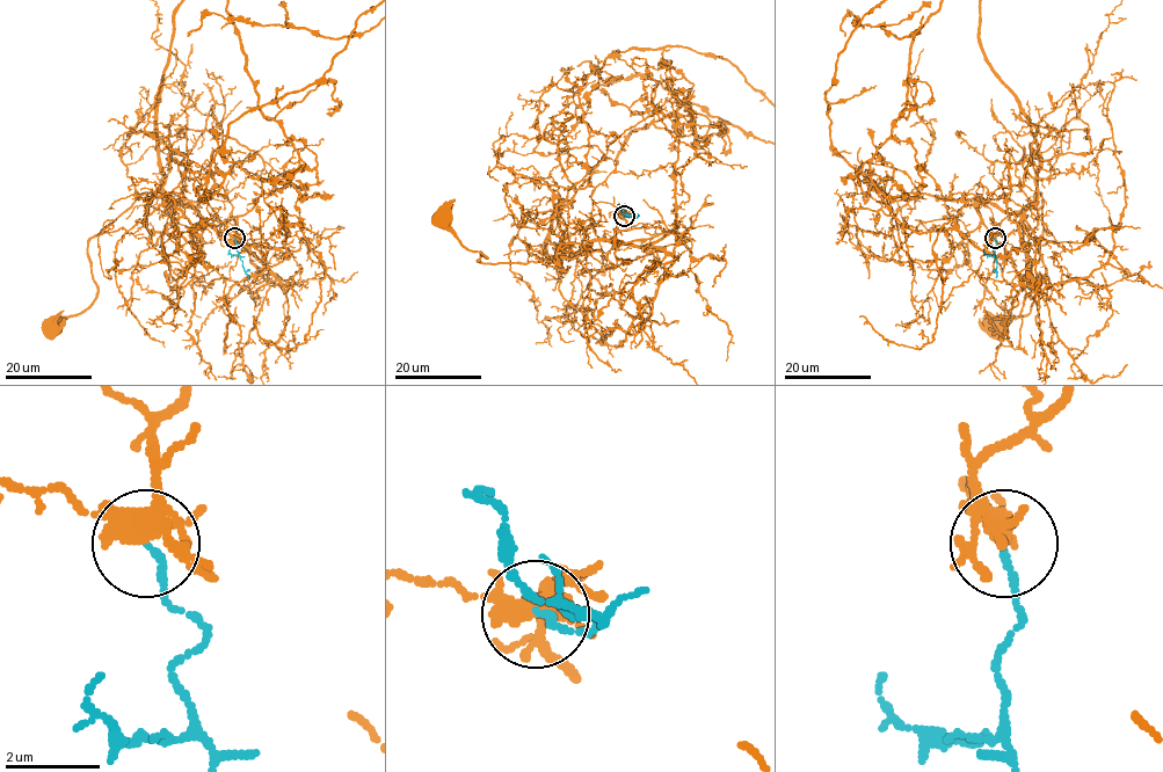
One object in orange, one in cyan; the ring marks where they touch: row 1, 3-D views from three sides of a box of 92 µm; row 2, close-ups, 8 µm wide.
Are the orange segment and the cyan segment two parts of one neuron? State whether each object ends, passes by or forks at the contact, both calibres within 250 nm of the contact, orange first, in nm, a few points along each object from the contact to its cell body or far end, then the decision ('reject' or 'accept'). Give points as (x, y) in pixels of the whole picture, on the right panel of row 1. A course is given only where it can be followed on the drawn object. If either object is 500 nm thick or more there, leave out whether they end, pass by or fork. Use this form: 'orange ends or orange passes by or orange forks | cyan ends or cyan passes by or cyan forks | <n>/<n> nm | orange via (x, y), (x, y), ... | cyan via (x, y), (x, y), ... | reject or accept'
orange forks | cyan ends | 320/140 nm | orange via (994, 238), (1008, 217), (1018, 225), (1040, 192), (1036, 299), (1027, 314), (995, 327) | cyan via (994, 238), (995, 277) | accept

